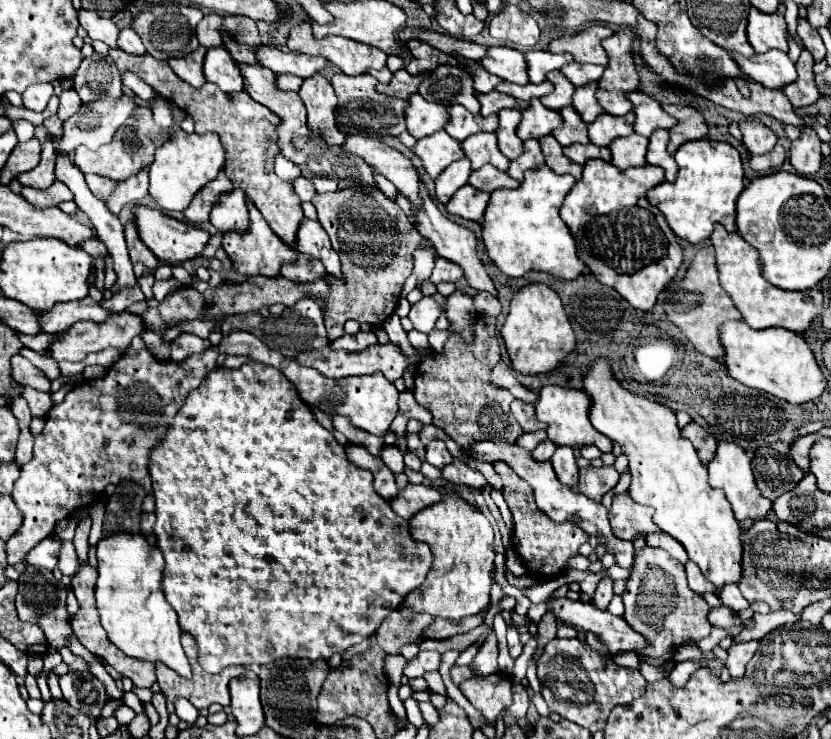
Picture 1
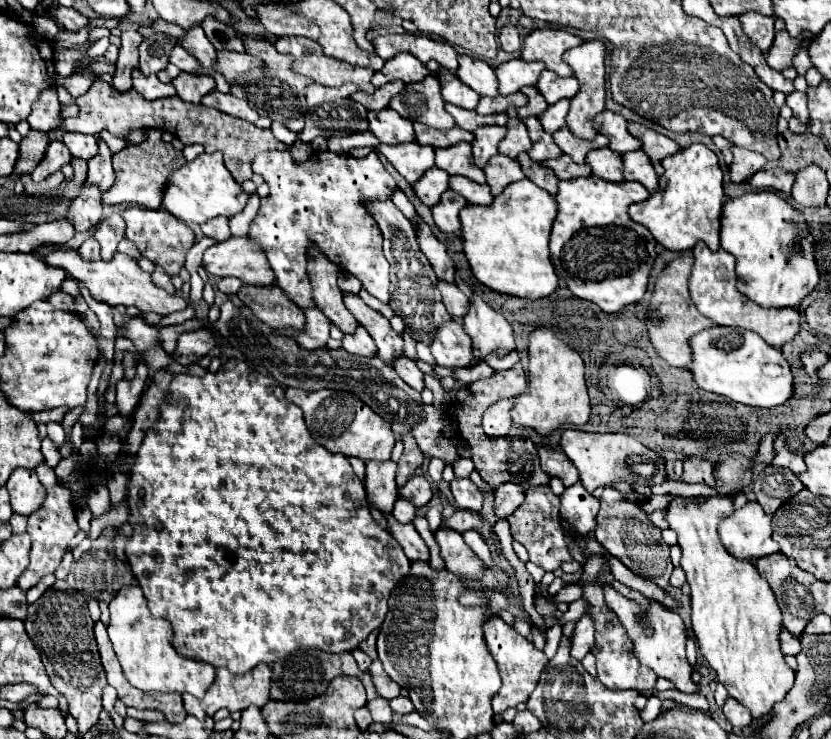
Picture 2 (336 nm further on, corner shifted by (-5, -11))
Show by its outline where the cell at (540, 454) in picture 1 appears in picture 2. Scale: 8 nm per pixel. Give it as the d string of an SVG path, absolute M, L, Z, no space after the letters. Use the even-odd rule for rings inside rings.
M501 484L495 490L495 516L497 518L507 518L511 516L511 512L515 512L515 508L519 508L519 504L525 500L523 488L519 484Z

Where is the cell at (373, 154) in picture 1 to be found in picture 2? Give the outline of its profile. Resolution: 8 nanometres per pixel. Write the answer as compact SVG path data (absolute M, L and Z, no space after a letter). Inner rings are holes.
M419 220L419 236L417 236L417 242L419 242L419 248L423 250L423 254L427 256L427 260L431 262L435 274L439 280L447 280L447 282L453 282L455 278L455 268L453 268L453 262L443 246L443 242L439 242L431 228Z

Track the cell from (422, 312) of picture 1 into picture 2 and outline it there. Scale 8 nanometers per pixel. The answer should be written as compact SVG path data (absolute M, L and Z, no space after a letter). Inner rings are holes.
M449 320L439 328L433 338L431 352L439 366L443 368L471 368L475 358L471 352L471 338L465 334L463 326L455 320Z

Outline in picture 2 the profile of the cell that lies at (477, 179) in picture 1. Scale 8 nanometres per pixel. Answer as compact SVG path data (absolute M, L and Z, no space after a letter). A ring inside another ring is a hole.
M451 176L449 178L449 188L457 194L461 194L469 204L481 204L487 206L493 202L493 196L489 192L487 184L475 184L463 176Z

